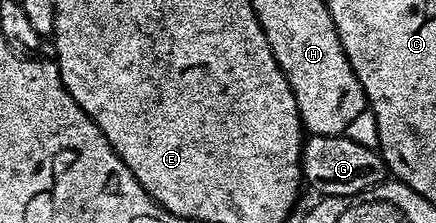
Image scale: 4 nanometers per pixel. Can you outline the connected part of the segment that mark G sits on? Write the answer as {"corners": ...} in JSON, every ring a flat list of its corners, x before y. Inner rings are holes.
{"corners":[[348,134,309,135,301,148,301,177,308,186,310,183,318,191,316,194,321,197,326,195,358,195,364,191,372,191,374,187,380,187,382,183,386,182,387,168,384,159,374,148,351,141]]}

